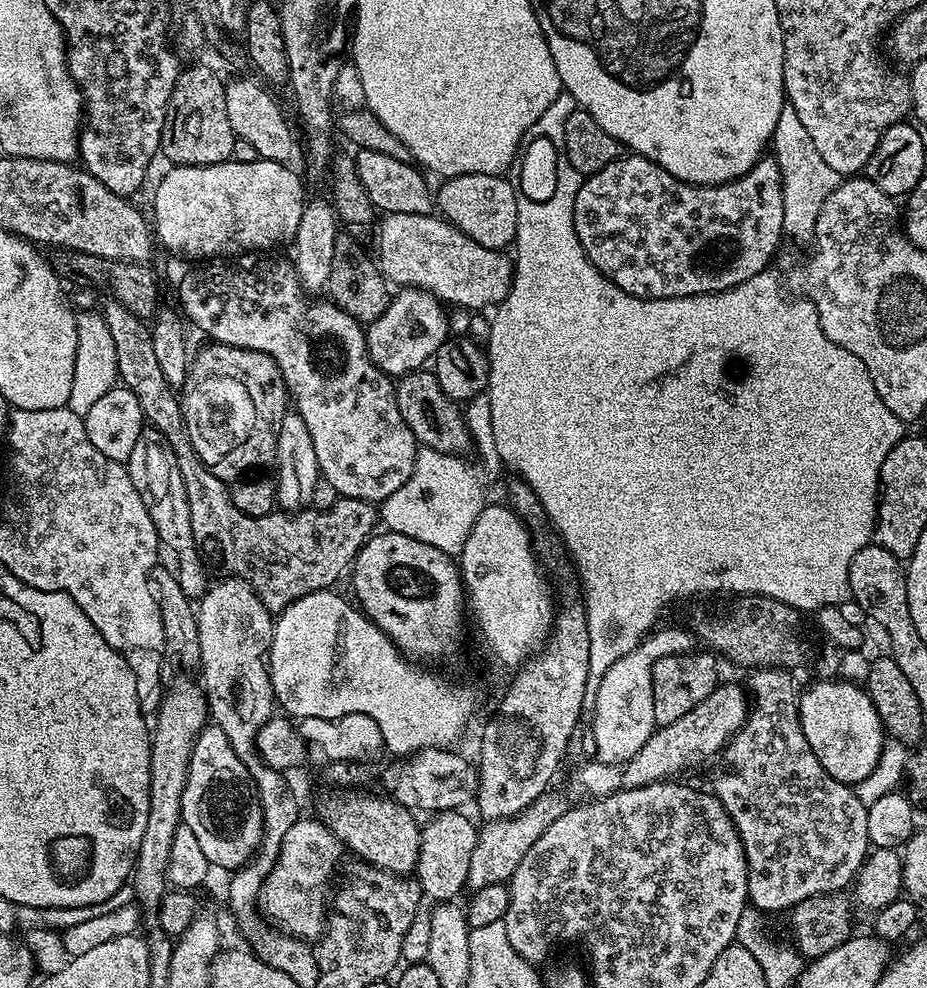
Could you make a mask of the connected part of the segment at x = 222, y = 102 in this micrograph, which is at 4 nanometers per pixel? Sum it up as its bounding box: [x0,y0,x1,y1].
[159,68,236,166]

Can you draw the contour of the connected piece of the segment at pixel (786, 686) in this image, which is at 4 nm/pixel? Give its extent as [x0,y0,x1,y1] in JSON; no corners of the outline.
[710,668,870,913]

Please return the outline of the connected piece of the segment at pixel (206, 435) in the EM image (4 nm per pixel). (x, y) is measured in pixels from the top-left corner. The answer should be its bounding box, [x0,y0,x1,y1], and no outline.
[178,342,279,482]

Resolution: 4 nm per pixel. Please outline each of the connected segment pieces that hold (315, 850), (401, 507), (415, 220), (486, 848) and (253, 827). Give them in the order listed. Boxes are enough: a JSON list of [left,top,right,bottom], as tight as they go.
[[259,819,346,942],[378,447,486,558],[374,212,514,310],[466,791,570,889],[182,723,264,870]]

